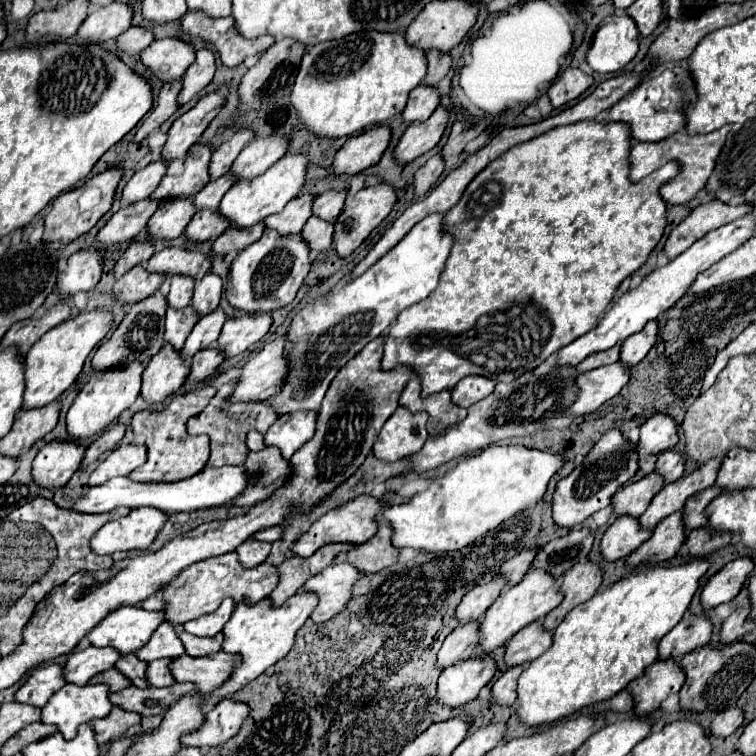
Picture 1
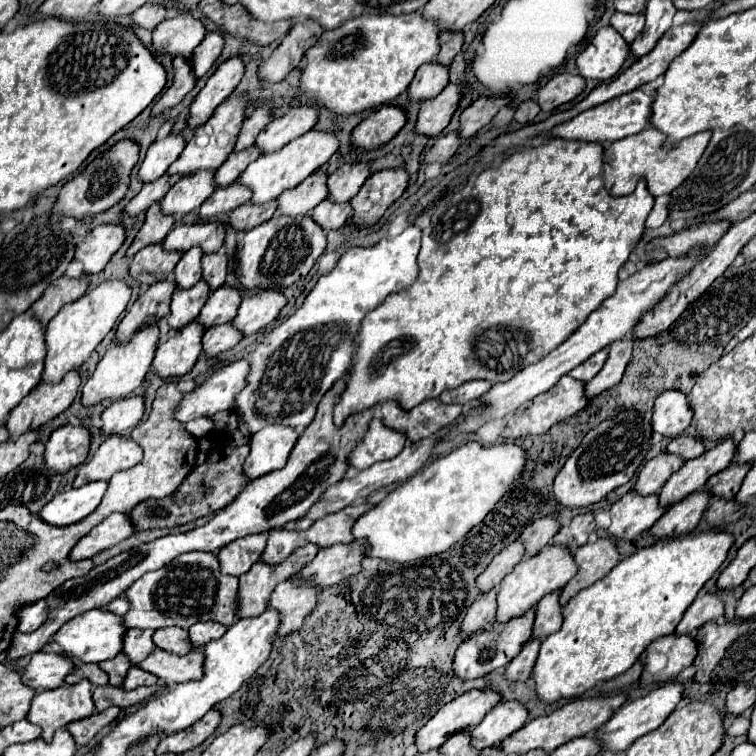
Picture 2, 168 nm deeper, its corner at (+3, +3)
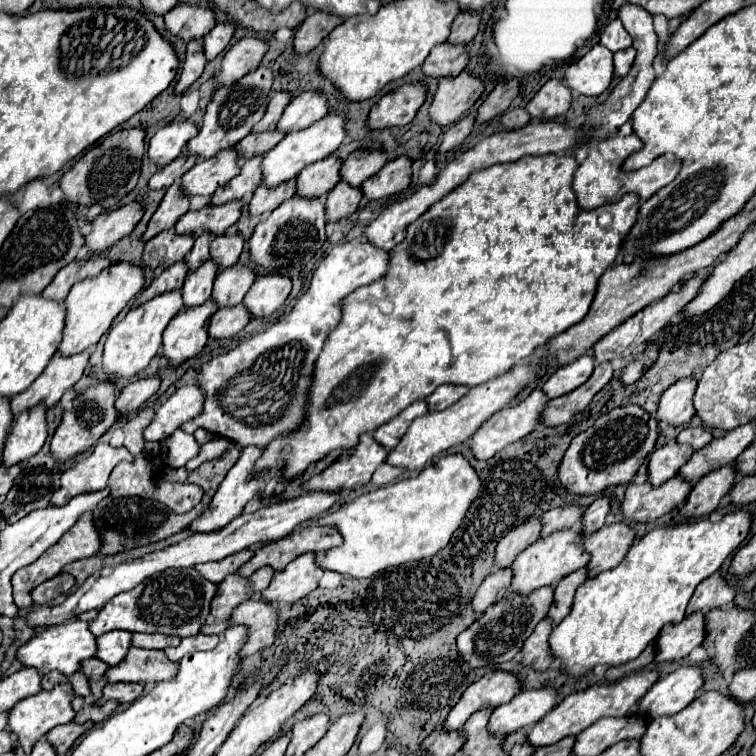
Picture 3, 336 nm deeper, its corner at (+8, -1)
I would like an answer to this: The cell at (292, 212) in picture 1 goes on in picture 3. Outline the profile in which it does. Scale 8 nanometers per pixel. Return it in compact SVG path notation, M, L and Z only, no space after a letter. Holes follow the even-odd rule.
M332 154L316 164L308 164L298 176L298 196L304 198L318 198L322 194L328 194L338 182L340 182L340 166L342 160Z

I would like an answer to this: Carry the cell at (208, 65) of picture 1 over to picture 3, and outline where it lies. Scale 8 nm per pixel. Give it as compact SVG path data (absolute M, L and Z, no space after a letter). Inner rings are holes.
M216 24L206 36L204 36L204 50L206 50L206 58L214 60L228 44L230 38L234 36L234 24Z

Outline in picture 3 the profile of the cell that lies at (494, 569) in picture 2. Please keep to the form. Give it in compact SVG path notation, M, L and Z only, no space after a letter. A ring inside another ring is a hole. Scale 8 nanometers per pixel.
M528 518L524 524L510 530L496 546L496 566L508 568L524 548L528 548L540 538L540 530L542 530L540 518Z

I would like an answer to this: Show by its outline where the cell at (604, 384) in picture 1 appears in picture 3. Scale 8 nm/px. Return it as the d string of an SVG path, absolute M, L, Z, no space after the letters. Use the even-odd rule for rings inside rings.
M536 388L526 400L512 408L502 408L496 416L490 416L470 438L468 446L474 458L488 460L504 446L524 438L540 424L540 410L544 410L548 398Z

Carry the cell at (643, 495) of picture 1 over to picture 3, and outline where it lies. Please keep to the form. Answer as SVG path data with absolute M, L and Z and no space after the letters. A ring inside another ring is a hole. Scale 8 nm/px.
M670 442L662 448L656 448L650 454L648 462L648 482L652 482L654 486L664 484L666 480L678 474L678 470L686 464L686 460L692 458L692 454L694 454L692 446L678 442Z

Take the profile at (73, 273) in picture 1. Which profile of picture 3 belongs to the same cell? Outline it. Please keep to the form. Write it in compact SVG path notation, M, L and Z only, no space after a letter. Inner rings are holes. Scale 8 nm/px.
M130 202L114 212L100 214L92 222L92 234L86 236L86 244L96 254L106 252L114 242L128 236L142 216L144 208L138 202Z

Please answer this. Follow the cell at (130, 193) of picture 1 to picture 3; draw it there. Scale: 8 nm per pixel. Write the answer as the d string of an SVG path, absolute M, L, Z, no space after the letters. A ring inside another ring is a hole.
M178 120L166 124L152 136L148 146L148 158L158 166L166 166L178 154L182 154L188 140L194 138L198 132L200 126L192 120Z

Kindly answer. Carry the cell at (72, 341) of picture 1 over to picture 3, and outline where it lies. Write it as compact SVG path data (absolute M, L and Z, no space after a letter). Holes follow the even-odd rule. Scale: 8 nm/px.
M124 262L110 264L98 276L84 278L78 284L74 284L70 294L66 296L68 314L66 314L64 338L60 342L58 352L62 356L72 356L94 348L102 338L102 334L110 328L112 320L124 310L128 300L142 290L142 286L144 286L144 268L136 264L124 264Z

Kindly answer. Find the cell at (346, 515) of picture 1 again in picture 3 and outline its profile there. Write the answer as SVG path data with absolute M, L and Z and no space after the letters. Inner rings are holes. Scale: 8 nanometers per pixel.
M320 526L298 528L294 530L294 534L288 534L286 538L268 542L262 548L258 548L254 556L240 566L238 574L248 578L262 566L272 566L278 572L284 570L288 562L296 560L306 552L320 554L334 546L340 546L340 534L334 528L320 528Z

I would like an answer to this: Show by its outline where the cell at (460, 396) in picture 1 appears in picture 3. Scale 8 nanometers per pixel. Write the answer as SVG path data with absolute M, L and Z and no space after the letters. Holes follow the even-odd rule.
M442 384L438 386L428 398L428 410L436 412L436 410L446 410L448 406L452 406L460 396L464 396L464 392L468 392L468 388L464 386L454 386L454 384Z

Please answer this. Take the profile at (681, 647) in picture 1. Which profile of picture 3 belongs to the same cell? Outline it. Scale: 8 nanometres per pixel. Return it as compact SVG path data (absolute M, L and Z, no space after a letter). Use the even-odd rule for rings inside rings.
M716 572L716 576L712 576L712 580L704 580L704 584L700 584L700 588L696 588L690 604L688 604L688 612L706 612L708 608L724 608L728 606L736 596L734 586L730 586L720 572Z

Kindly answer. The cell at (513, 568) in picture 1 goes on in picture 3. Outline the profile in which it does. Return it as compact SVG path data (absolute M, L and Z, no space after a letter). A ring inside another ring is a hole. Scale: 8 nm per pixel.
M564 504L564 506L558 506L558 508L552 508L548 510L544 516L542 516L542 538L548 536L552 530L560 530L564 526L572 526L572 524L578 524L580 518L582 518L584 510L576 504Z

